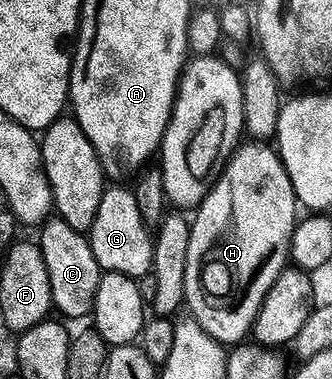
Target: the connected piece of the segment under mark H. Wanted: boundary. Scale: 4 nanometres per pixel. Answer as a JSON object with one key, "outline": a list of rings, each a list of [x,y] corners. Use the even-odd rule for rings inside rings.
{"outline":[[[246,143],[240,144],[235,152],[227,159],[221,175],[215,180],[210,191],[205,195],[205,199],[194,210],[193,220],[191,221],[191,234],[189,235],[189,255],[185,259],[185,295],[183,296],[186,308],[191,308],[190,316],[210,335],[214,341],[219,342],[224,347],[238,345],[252,332],[255,324],[255,316],[273,283],[281,276],[285,266],[289,261],[291,251],[291,236],[295,230],[297,220],[297,202],[293,183],[289,183],[289,175],[281,163],[278,152],[267,143]]]}

